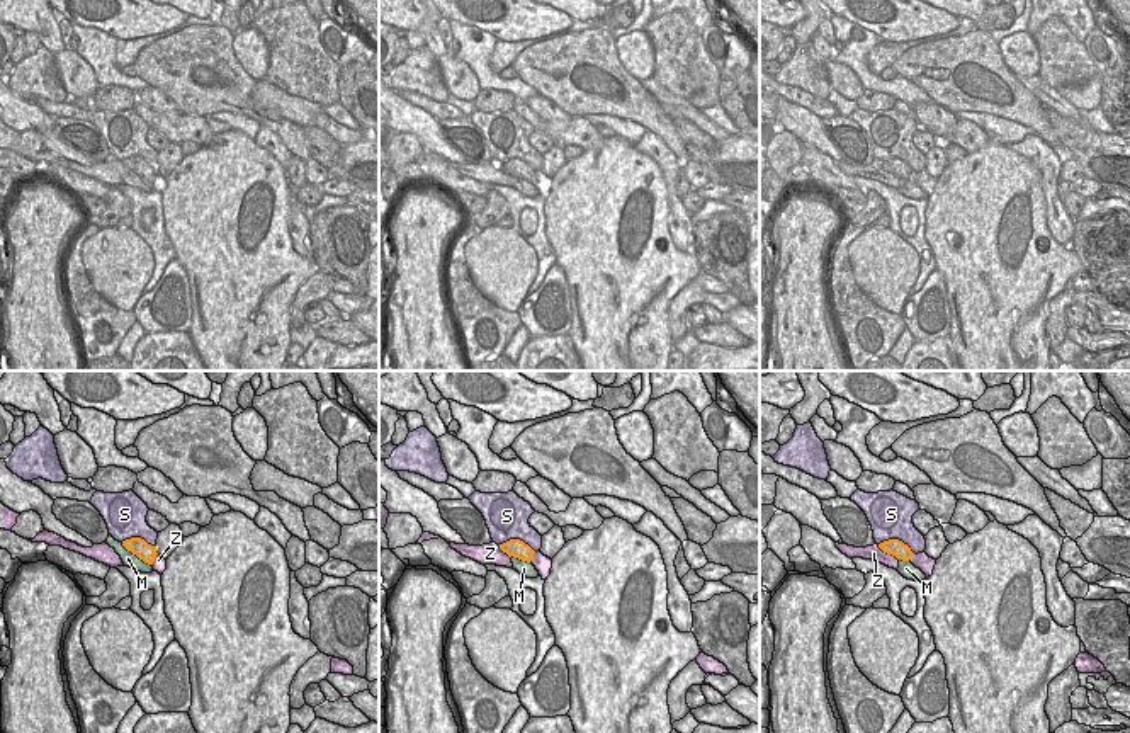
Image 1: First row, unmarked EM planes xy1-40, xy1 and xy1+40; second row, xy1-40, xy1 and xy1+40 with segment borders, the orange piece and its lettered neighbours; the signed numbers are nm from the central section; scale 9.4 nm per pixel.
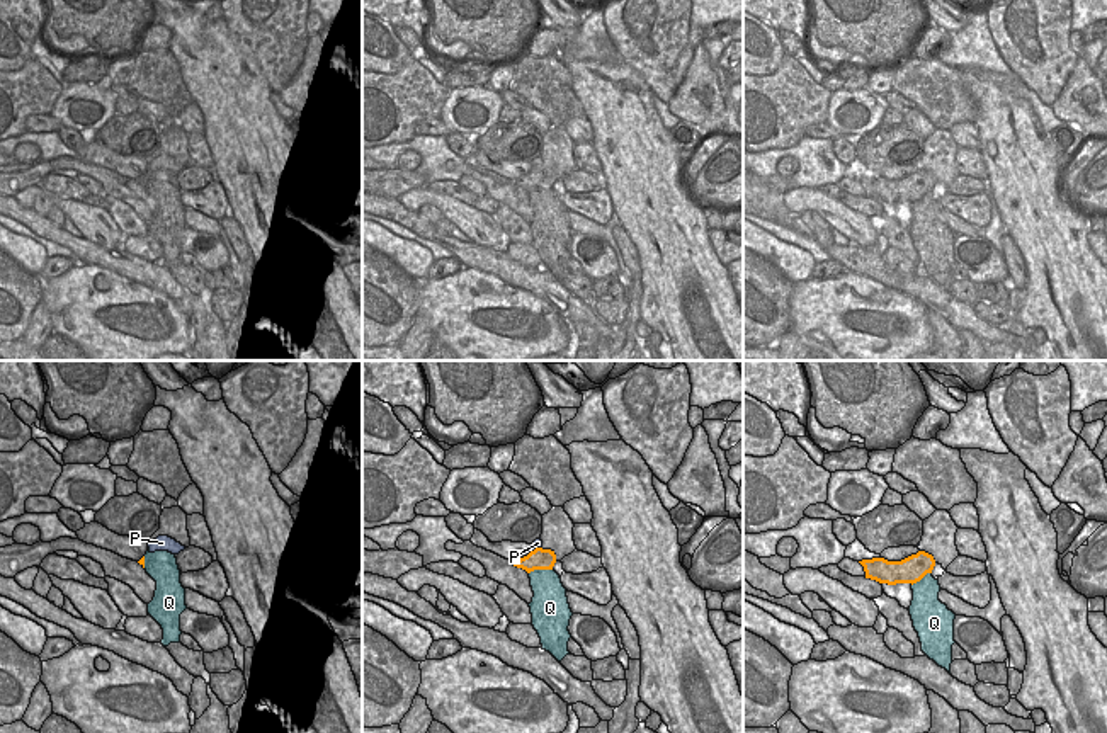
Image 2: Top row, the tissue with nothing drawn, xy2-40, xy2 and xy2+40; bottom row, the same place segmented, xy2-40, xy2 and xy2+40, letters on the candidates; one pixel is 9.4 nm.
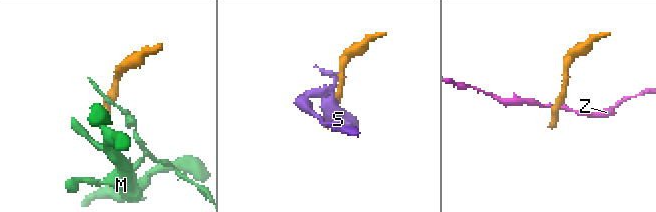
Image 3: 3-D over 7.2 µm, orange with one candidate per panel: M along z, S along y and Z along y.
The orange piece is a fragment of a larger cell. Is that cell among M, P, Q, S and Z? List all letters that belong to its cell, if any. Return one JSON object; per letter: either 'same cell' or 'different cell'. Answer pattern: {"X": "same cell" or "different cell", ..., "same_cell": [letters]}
{"M": "different cell", "P": "same cell", "Q": "different cell", "S": "different cell", "Z": "different cell", "same_cell": ["P"]}

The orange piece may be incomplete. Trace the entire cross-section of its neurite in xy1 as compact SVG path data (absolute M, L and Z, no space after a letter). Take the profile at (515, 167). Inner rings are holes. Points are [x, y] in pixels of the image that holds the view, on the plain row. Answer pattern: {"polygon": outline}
{"polygon": "M510 158L503 163L500 163L500 168L503 172L506 172L508 175L518 177L518 179L527 180L527 182L530 182L530 179L535 173L535 170L520 158Z"}

